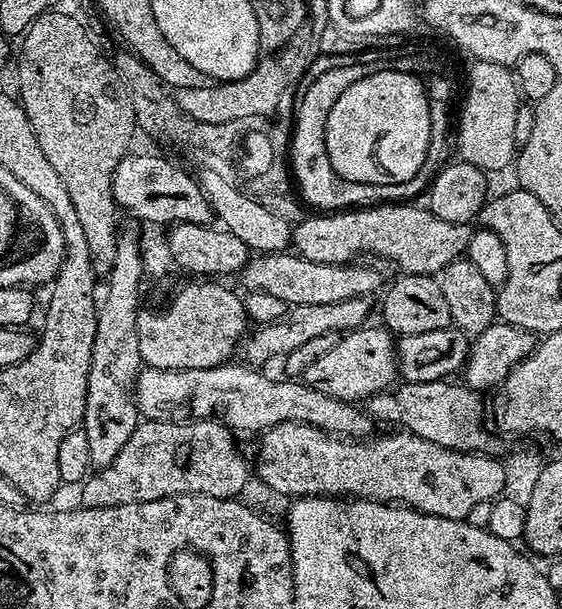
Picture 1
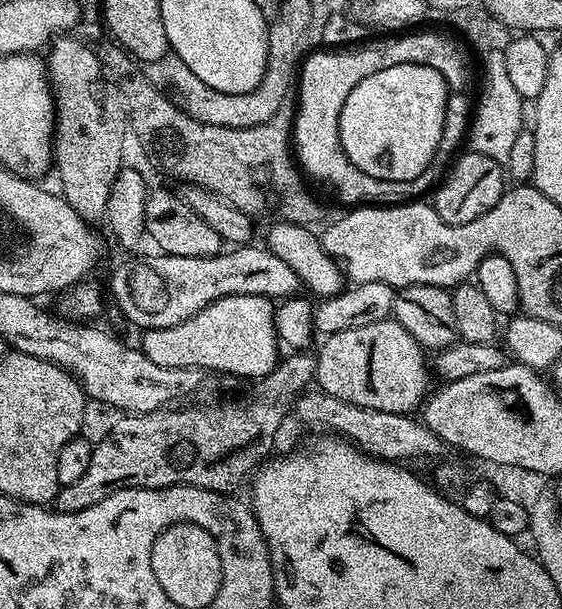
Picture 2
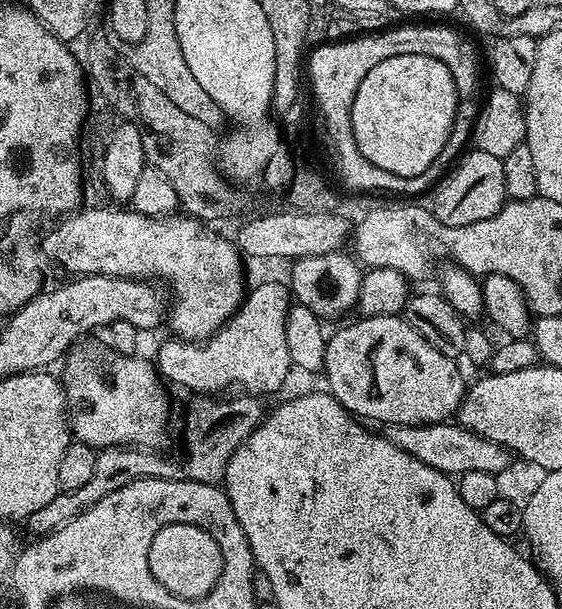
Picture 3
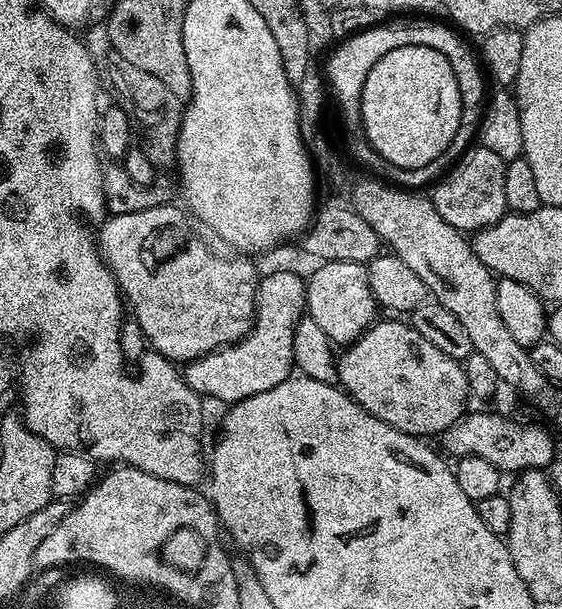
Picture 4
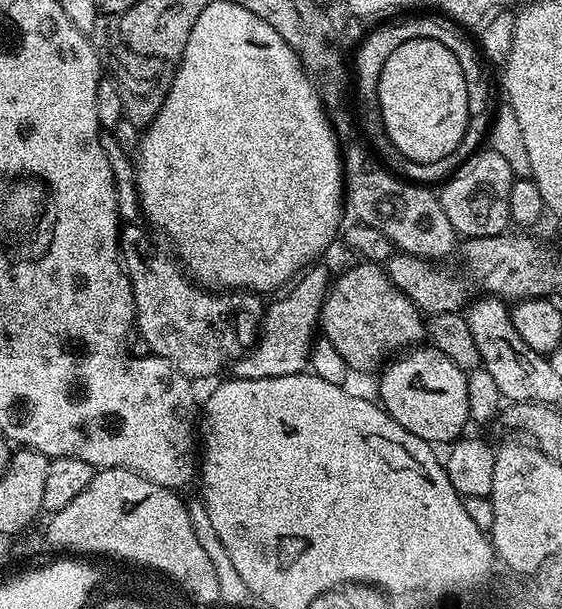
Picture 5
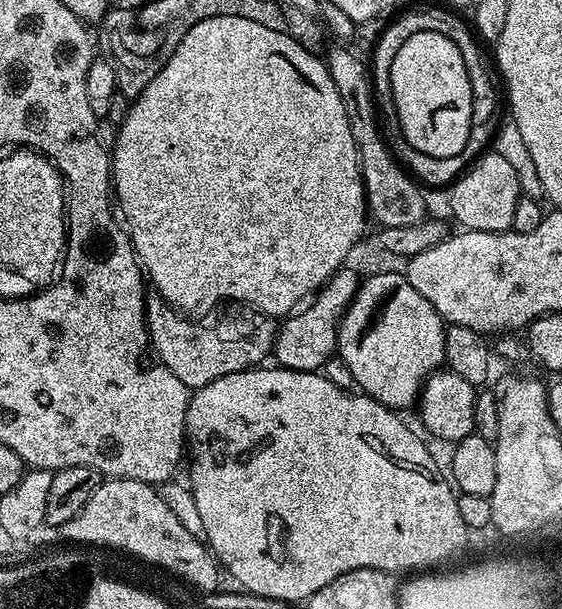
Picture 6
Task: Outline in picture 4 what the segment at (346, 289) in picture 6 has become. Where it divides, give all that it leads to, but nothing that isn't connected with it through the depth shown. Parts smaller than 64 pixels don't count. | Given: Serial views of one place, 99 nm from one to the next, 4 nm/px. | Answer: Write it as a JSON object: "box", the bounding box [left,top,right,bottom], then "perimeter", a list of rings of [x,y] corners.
{"box":[183,274,307,406],"perimeter":[[[298,274],[260,276],[256,286],[256,321],[252,329],[237,344],[228,344],[191,361],[183,369],[185,382],[202,398],[213,396],[224,406],[262,394],[262,390],[274,390],[278,382],[293,375],[294,330],[306,314],[307,303],[306,280]]]}

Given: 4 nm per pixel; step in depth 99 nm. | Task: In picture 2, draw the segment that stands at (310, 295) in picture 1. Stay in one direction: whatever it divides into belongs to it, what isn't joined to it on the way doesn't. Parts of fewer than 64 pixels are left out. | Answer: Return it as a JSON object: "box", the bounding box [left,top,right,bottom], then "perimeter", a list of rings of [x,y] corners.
{"box":[112,246,302,330],"perimeter":[[[236,246],[231,250],[222,250],[216,256],[186,258],[185,256],[165,256],[155,254],[149,260],[132,260],[129,264],[120,264],[112,272],[112,296],[120,307],[120,312],[140,330],[150,328],[173,328],[178,322],[186,322],[198,310],[207,304],[221,300],[223,296],[267,296],[269,298],[287,298],[301,291],[302,285],[298,274],[282,262],[267,247]]]}

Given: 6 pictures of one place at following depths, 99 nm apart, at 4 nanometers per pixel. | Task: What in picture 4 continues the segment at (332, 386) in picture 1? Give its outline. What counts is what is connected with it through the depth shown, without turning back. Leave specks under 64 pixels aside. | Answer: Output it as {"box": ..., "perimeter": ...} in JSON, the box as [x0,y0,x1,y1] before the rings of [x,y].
{"box":[336,318,470,438],"perimeter":[[[383,318],[377,319],[372,327],[367,328],[353,344],[347,345],[347,347],[339,353],[338,363],[336,365],[336,369],[340,375],[338,381],[339,387],[343,388],[354,402],[358,402],[358,406],[362,406],[367,412],[374,413],[379,420],[386,422],[390,426],[394,426],[398,430],[402,430],[406,434],[417,438],[429,438],[428,436],[433,436],[433,438],[439,437],[446,430],[450,430],[450,426],[457,424],[457,422],[466,415],[466,409],[469,407],[467,404],[470,404],[470,397],[468,395],[468,387],[466,386],[464,365],[461,361],[450,358],[450,354],[442,354],[442,350],[438,350],[438,346],[433,346],[430,342],[426,342],[426,338],[422,338],[422,334],[418,334],[418,330],[414,330],[411,323],[404,321],[403,324],[403,322],[400,321],[403,319],[400,318],[388,319],[392,320],[383,320]]]}

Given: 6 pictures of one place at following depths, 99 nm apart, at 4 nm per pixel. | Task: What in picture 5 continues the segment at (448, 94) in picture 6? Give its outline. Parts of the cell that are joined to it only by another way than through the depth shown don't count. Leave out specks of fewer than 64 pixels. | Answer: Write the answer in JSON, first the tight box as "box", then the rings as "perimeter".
{"box":[378,38,470,160],"perimeter":[[[410,38],[410,42],[402,42],[386,58],[382,66],[382,74],[378,78],[378,106],[380,120],[384,123],[384,133],[396,148],[403,148],[409,156],[417,160],[434,160],[436,157],[451,153],[463,135],[467,132],[470,109],[466,102],[466,82],[462,74],[462,66],[458,66],[458,58],[442,46],[442,42],[430,38]]]}

